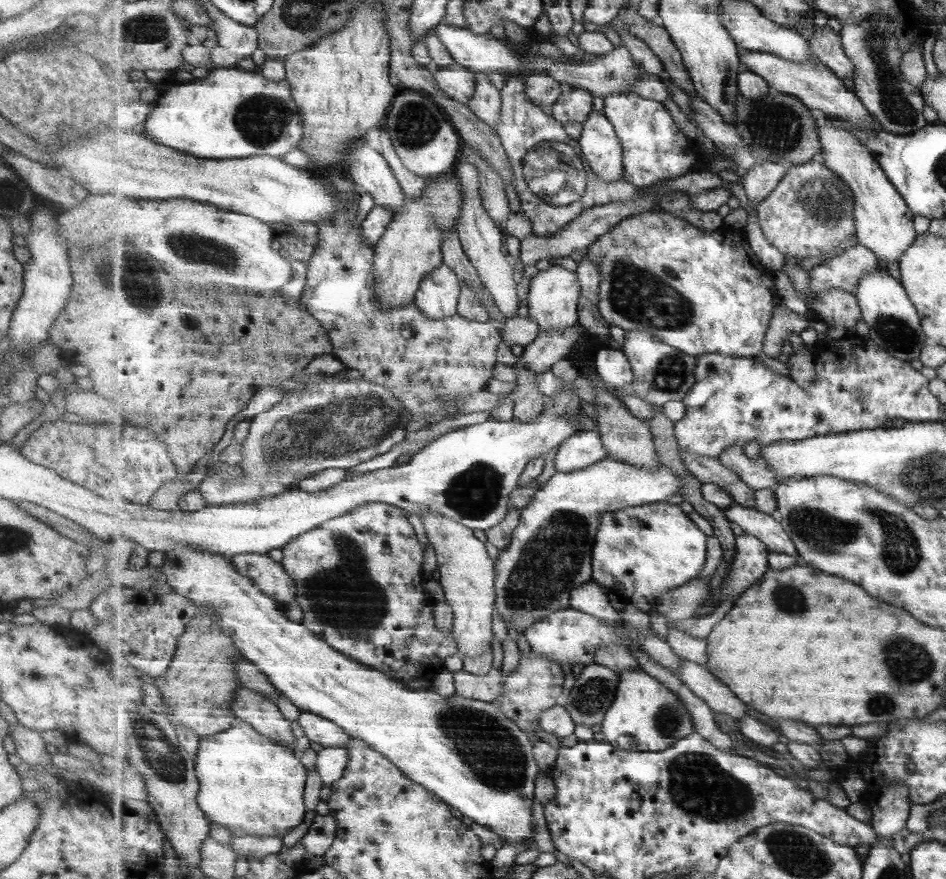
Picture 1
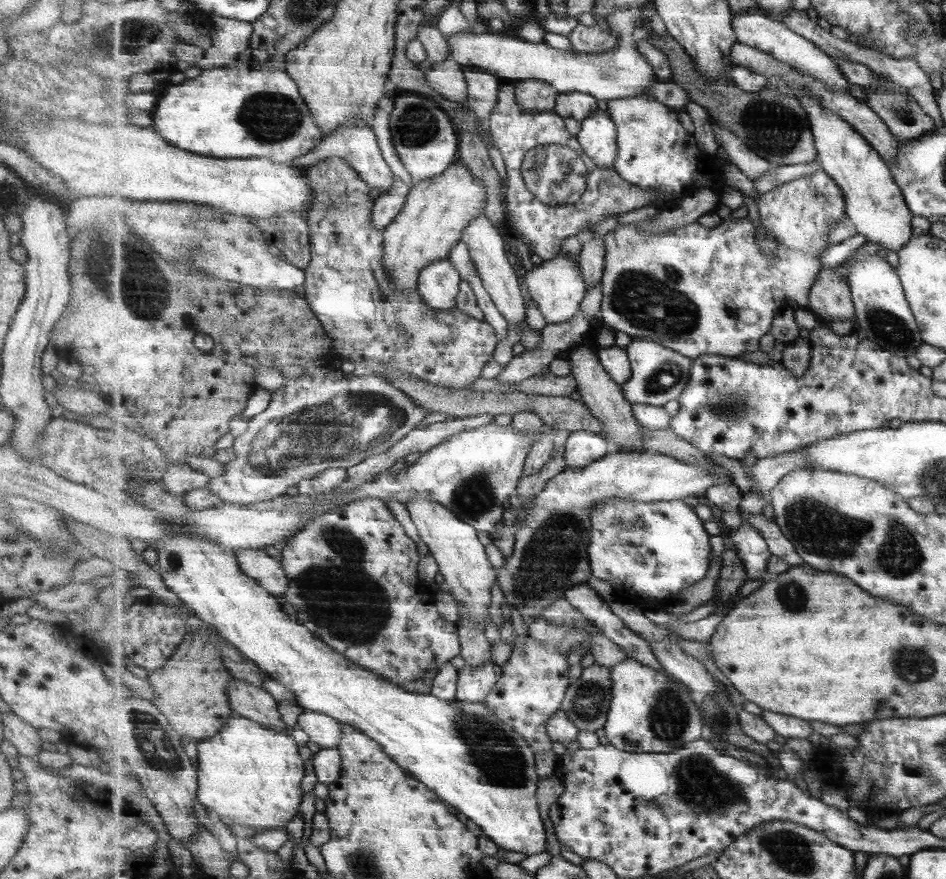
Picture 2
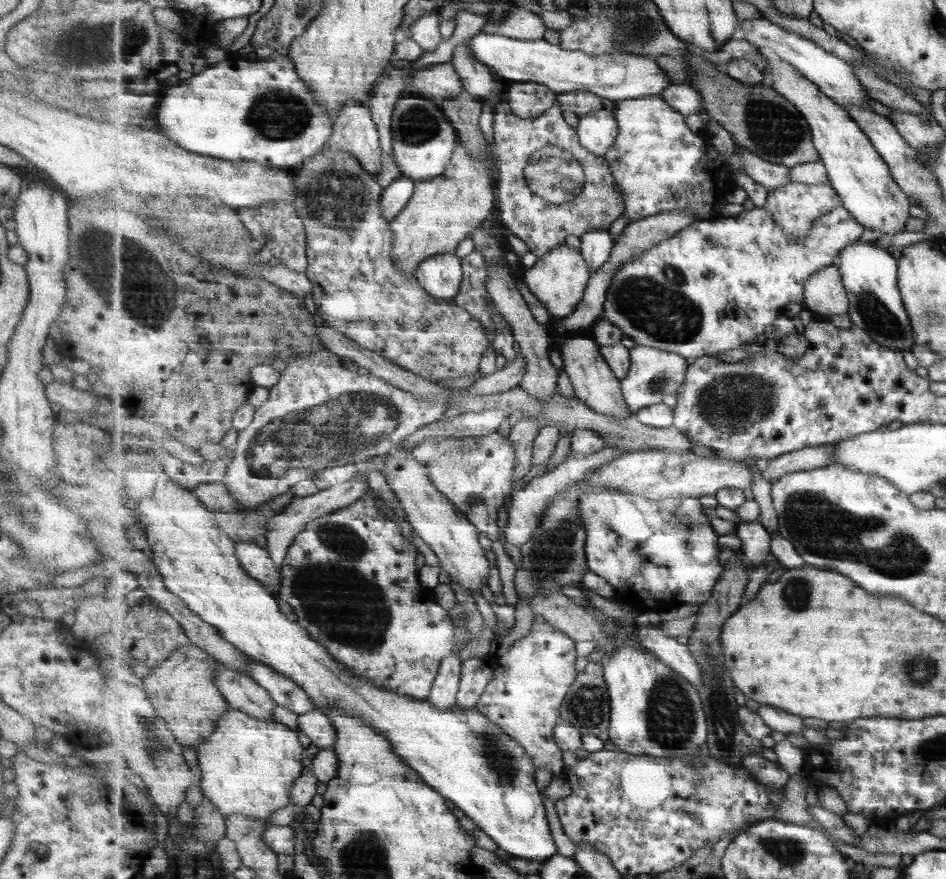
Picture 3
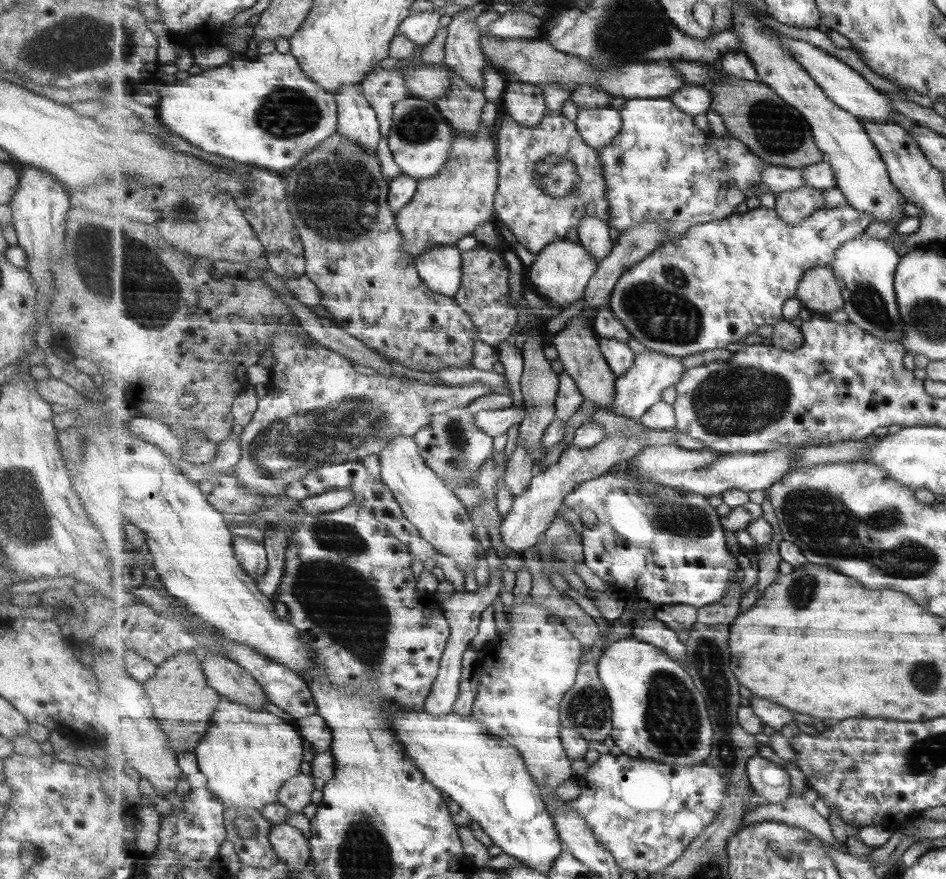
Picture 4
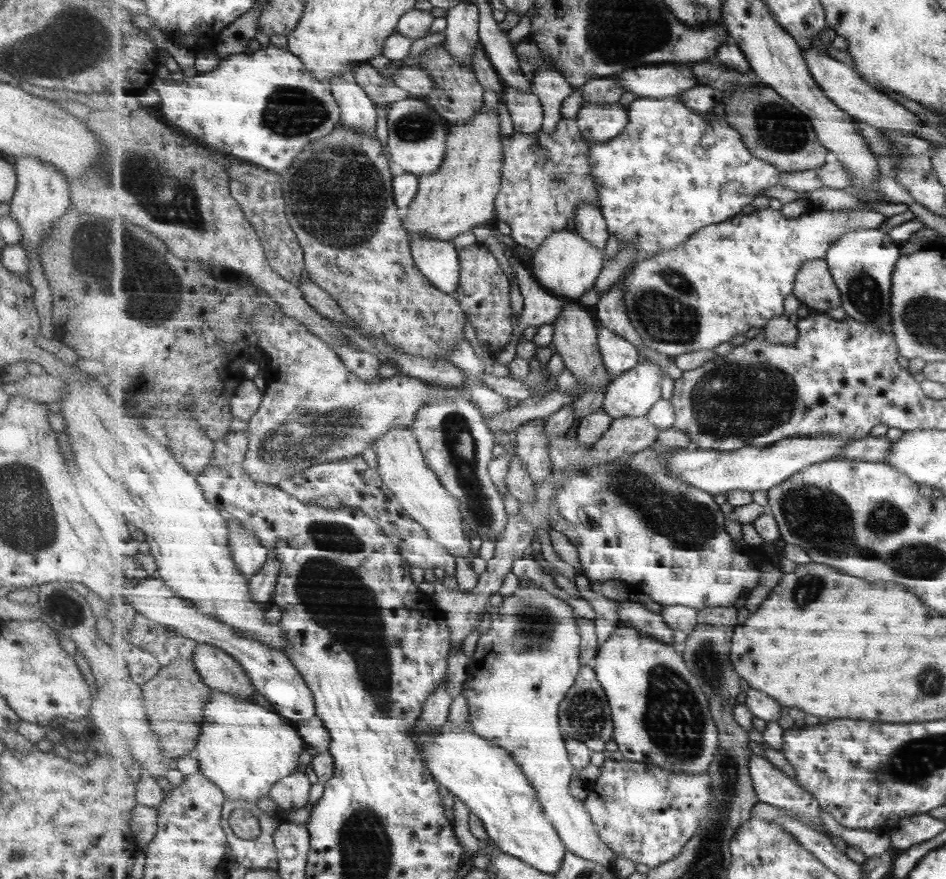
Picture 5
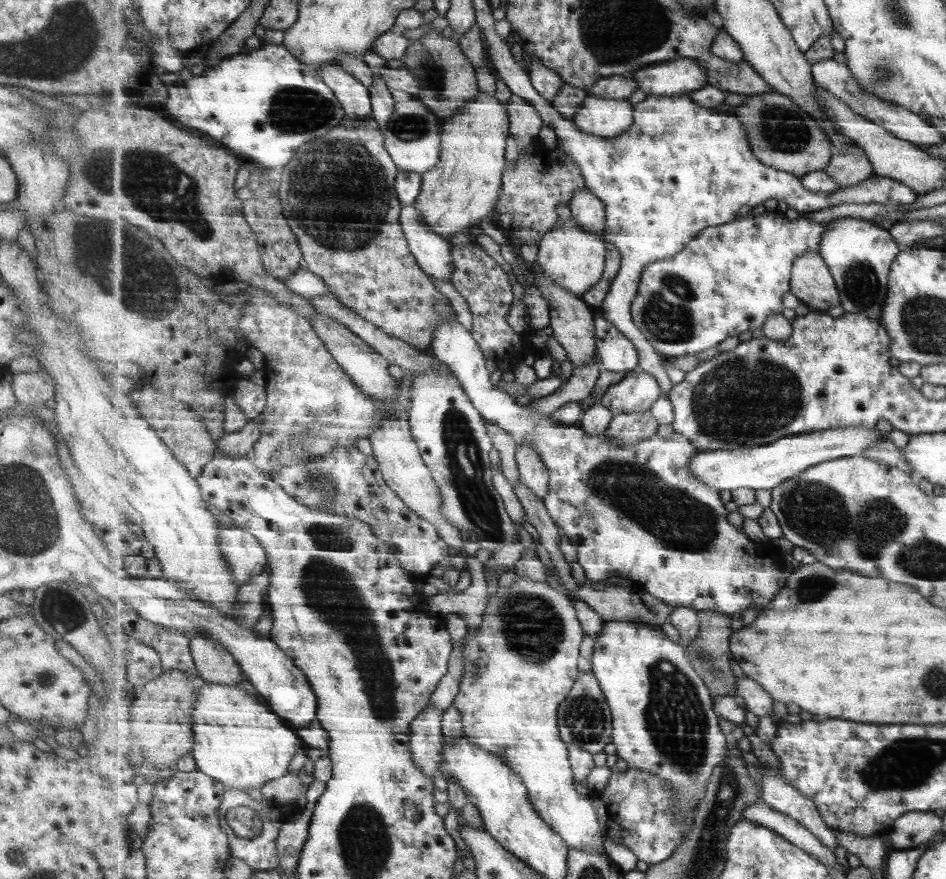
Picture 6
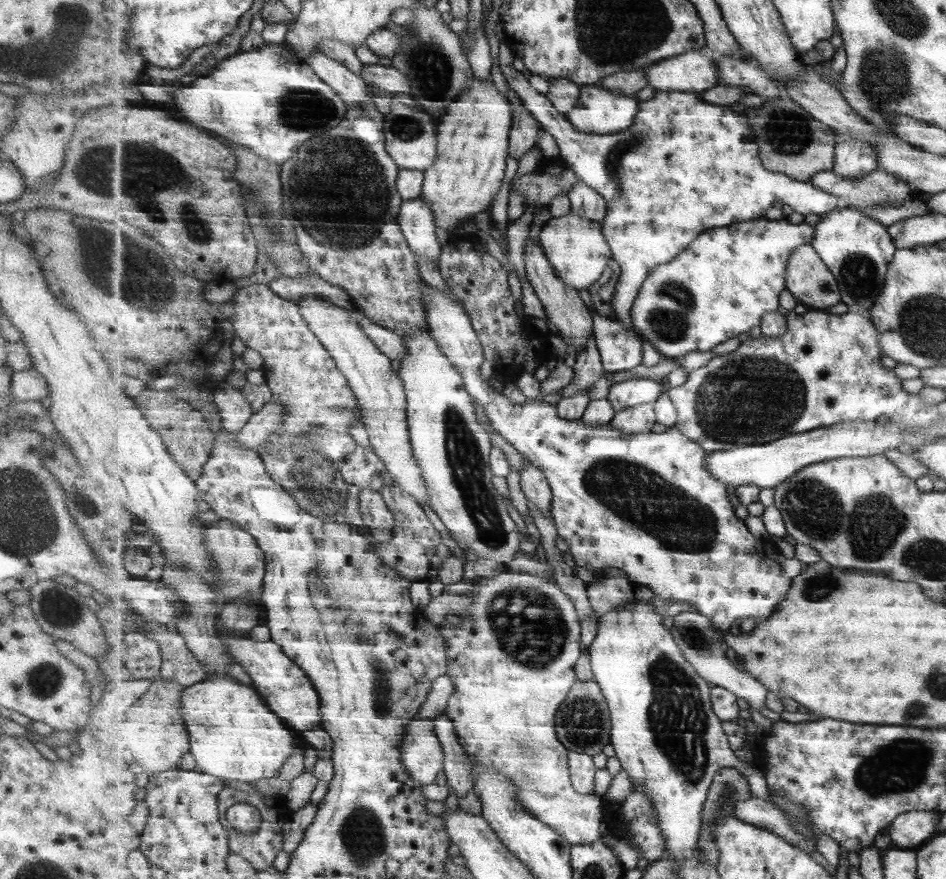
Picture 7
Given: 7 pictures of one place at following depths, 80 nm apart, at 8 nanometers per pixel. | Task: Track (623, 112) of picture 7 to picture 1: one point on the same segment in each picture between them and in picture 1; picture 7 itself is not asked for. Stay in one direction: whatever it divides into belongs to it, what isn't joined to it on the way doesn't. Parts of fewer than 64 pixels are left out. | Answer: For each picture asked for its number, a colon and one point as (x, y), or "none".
1: (602, 150)
2: (598, 137)
3: (598, 131)
4: (599, 127)
5: (600, 122)
6: (602, 117)

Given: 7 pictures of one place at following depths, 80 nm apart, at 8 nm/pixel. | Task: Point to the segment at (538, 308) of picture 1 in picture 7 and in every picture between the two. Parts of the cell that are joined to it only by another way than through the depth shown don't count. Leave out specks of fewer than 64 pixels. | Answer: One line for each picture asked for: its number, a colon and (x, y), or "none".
2: (558, 286)
3: (559, 280)
4: (561, 273)
5: (567, 265)
6: (573, 258)
7: (577, 248)

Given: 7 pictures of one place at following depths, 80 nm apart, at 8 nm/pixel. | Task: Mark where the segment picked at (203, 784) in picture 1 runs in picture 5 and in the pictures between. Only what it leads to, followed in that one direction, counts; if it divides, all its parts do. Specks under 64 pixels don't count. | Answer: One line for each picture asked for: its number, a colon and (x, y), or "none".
2: (249, 775)
3: (249, 766)
4: (247, 756)
5: (245, 749)

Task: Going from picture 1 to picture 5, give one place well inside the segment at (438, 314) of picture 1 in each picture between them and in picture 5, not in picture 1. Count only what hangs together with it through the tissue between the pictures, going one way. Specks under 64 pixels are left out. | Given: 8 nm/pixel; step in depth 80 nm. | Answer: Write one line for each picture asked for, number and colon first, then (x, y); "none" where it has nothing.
2: (440, 282)
3: (442, 275)
4: (441, 269)
5: (439, 261)

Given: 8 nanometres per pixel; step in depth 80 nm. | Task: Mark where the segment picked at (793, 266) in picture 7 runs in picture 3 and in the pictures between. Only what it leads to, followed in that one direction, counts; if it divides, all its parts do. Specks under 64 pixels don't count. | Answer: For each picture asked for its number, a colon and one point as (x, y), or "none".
3: (825, 294)
4: (820, 291)
5: (816, 287)
6: (813, 283)

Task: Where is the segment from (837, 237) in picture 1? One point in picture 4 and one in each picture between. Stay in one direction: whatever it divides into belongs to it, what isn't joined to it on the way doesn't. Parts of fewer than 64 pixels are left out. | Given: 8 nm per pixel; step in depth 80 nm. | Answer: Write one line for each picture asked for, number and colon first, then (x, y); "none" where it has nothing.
2: (799, 214)
3: (796, 207)
4: (794, 207)

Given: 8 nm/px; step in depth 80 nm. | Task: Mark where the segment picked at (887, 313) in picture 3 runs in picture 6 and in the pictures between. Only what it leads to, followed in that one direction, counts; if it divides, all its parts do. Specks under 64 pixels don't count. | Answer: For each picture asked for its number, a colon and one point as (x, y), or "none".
4: (866, 268)
5: (863, 262)
6: (860, 254)

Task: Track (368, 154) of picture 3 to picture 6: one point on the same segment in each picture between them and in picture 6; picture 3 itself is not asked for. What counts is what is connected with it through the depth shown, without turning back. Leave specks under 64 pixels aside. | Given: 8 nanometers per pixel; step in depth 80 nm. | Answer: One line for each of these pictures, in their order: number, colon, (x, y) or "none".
4: (357, 121)
5: (359, 112)
6: (354, 96)

